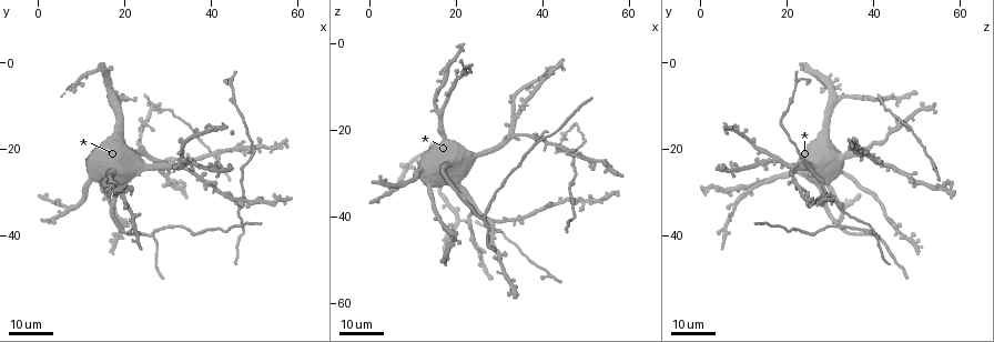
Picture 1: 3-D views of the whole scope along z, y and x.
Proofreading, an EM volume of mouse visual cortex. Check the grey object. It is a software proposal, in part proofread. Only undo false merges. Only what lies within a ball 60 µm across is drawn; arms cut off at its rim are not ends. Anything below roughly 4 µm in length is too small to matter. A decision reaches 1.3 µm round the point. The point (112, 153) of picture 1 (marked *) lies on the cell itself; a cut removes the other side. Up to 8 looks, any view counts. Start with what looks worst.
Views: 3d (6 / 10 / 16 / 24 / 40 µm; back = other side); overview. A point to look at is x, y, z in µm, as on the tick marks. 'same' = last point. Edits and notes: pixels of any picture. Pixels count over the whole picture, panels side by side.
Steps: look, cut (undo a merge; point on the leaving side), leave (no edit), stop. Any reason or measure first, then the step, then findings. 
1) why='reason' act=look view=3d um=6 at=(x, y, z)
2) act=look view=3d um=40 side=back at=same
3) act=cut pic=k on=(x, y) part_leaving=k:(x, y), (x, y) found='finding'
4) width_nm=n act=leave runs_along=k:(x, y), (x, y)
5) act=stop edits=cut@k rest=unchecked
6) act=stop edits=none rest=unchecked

why='four-way junction' act=look view=3d um=16 at=(34.0, 22.5, 17.0)

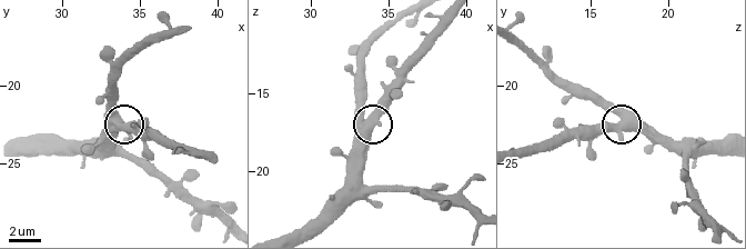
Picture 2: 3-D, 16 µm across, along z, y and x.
act=look view=3d um=6 at=(33.8, 22.4, 17.0)

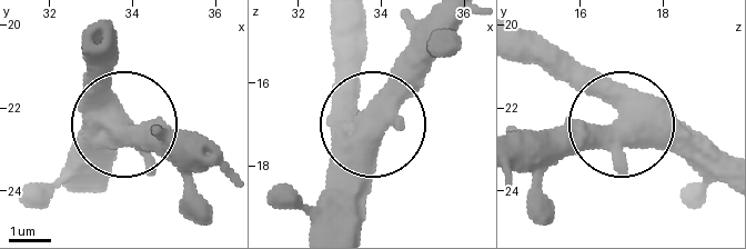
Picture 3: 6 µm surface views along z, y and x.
side_arm_um=19 arms=4 act=leave found='one cell here'

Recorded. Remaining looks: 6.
why='a fork' act=look view=3d um=16 at=(26.5, 39.5, 41.0)

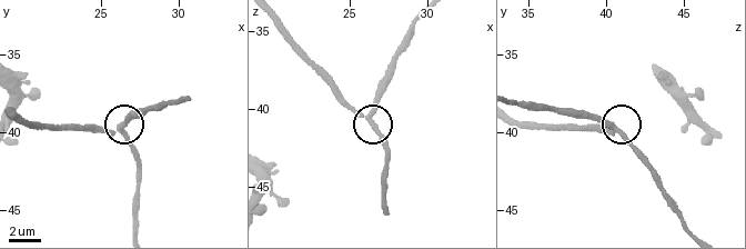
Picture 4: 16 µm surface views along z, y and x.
why='zoom in' act=look view=3d um=10 at=(26.4, 39.8, 40.6)

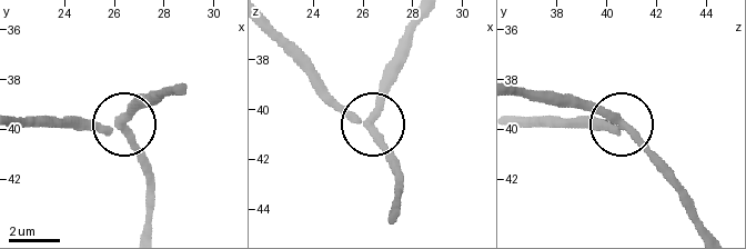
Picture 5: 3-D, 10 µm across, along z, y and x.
width_nm=270 act=cut pic=5 on=(131, 103) part_leaving=5:(120, 121), (139, 102), (171, 96) found='a second cell is stuck on'

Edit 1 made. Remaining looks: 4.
act=look view=3d um=24 at=(47.5, 31.5, 26.0)

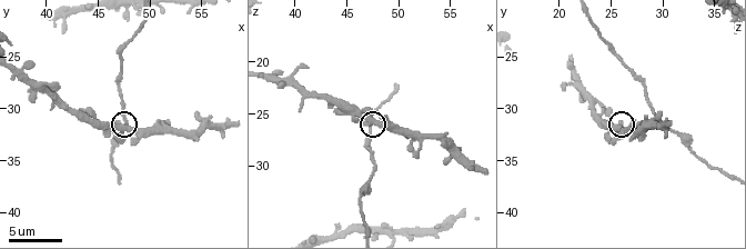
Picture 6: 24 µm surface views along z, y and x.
why='closer look' act=look view=3d um=6 at=(46.8, 31.6, 26.0)

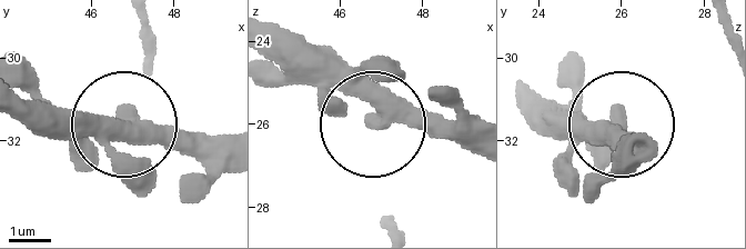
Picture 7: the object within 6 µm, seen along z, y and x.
act=leave found='all the same cell'

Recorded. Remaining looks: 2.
why='four-way junction' act=look view=3d um=16 at=(15.5, 27.5, 15.5)

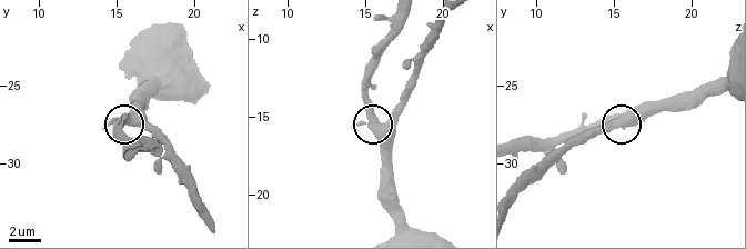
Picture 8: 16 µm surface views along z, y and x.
why='zoom in' act=look view=3d um=6 at=(16.0, 27.0, 15.6)

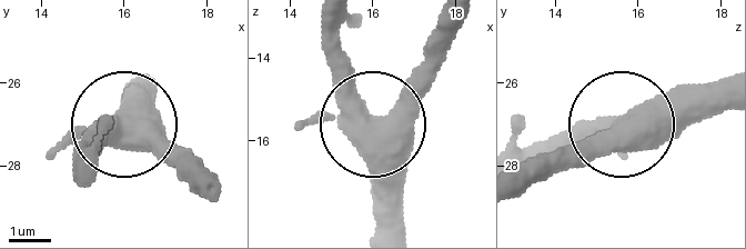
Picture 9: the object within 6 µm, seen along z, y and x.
arms=4 act=leave runs_along=9:(394, 220), (376, 125), (333, 43) found='all the same cell'

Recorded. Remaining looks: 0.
act=stop edits=cut@5 rest=unchecked

